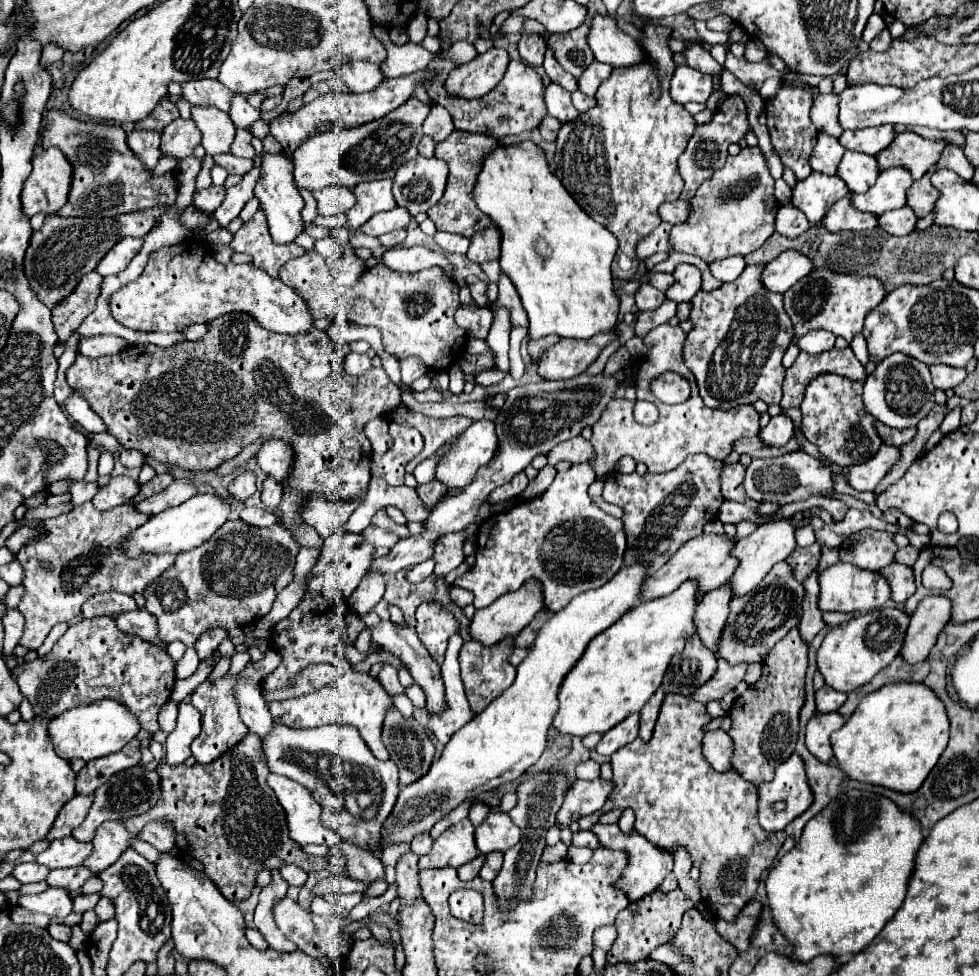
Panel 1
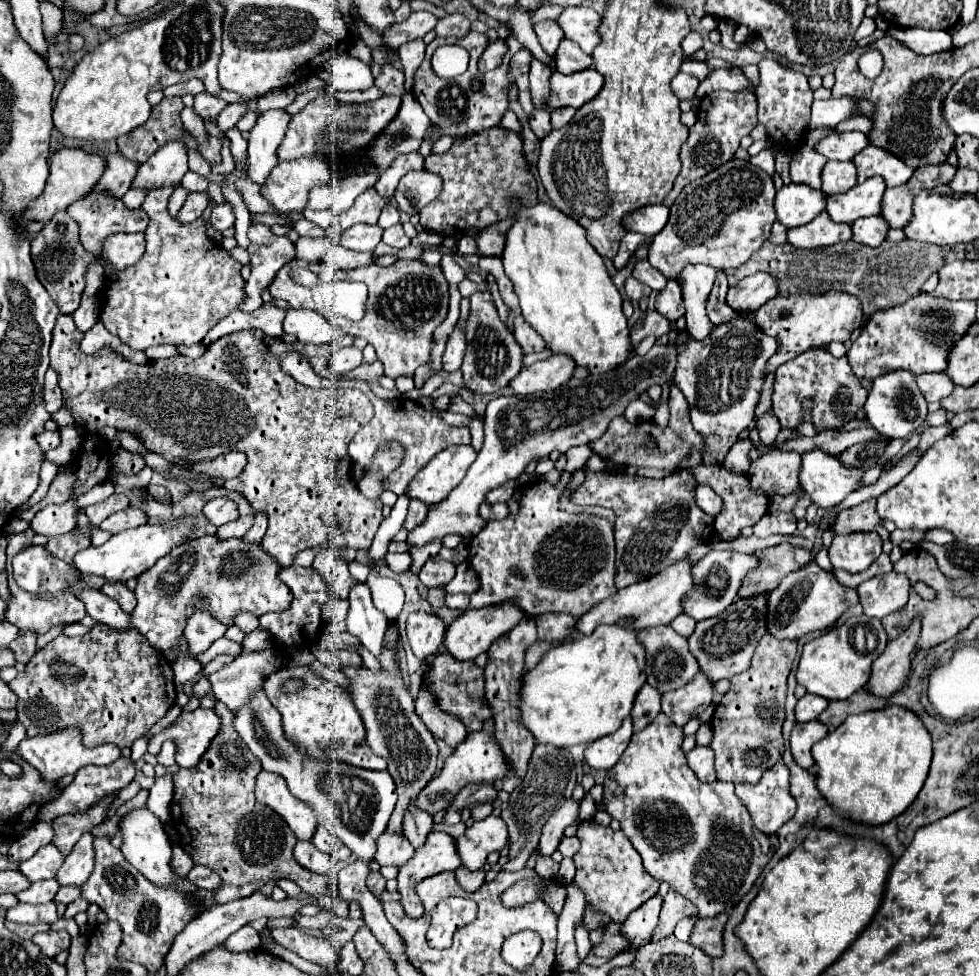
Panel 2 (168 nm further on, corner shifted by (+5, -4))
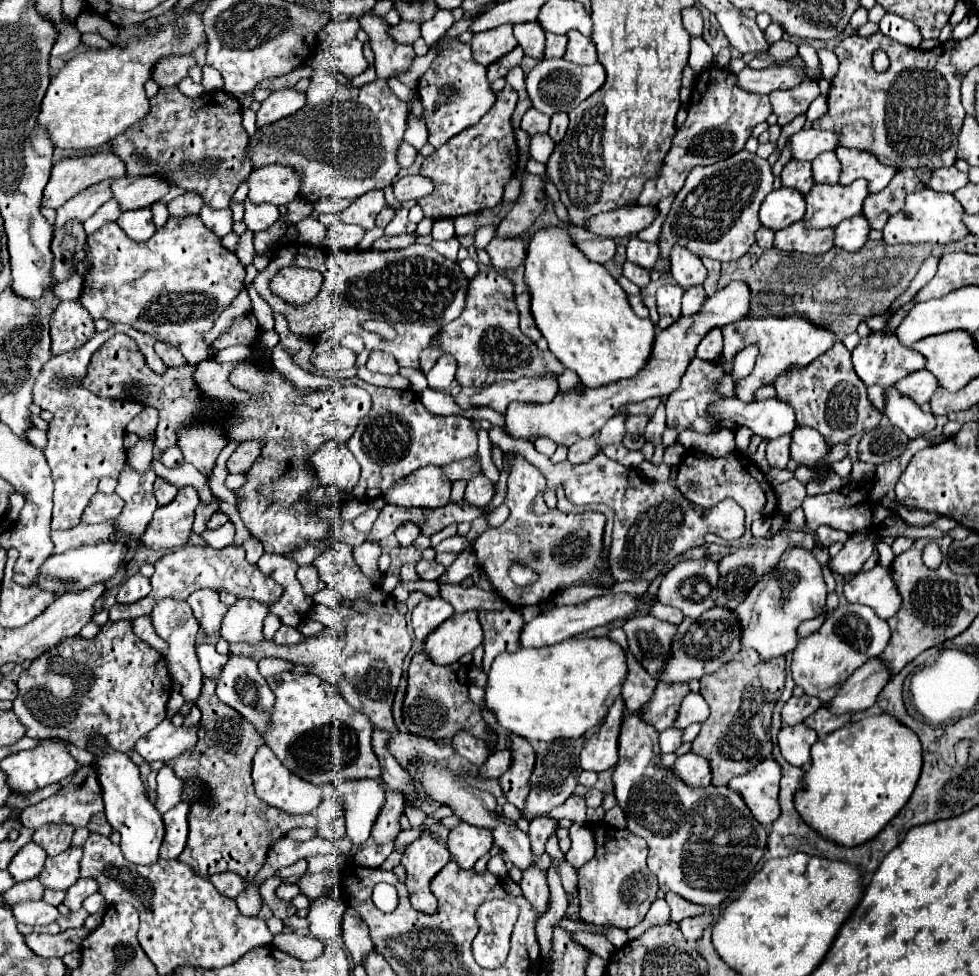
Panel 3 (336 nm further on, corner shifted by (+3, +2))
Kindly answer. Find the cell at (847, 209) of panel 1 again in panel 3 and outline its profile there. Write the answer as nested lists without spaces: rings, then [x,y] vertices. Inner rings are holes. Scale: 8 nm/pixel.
[[[797,222],[791,228],[783,228],[775,234],[775,246],[787,252],[821,254],[833,248],[833,228],[815,230]]]

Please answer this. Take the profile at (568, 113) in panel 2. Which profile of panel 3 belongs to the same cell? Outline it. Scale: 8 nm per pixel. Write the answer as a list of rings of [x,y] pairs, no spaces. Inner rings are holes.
[[[559,112],[559,114],[553,114],[551,116],[551,126],[549,126],[549,134],[555,142],[559,142],[563,136],[565,136],[565,130],[567,130],[567,124],[569,124],[569,118],[565,112]]]

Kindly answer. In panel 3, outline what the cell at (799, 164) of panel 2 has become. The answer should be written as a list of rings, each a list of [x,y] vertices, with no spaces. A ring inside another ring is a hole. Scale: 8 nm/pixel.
[[[789,160],[781,172],[783,186],[797,188],[801,192],[809,192],[813,188],[813,174],[811,174],[811,162],[803,160]]]

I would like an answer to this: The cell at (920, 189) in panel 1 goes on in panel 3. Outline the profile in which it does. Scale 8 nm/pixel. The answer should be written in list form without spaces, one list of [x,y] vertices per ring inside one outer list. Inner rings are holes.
[[[905,168],[893,176],[887,188],[877,194],[869,194],[863,204],[863,216],[869,220],[871,228],[881,230],[893,212],[901,212],[909,192],[917,192],[921,186],[929,184],[931,174],[933,168]]]

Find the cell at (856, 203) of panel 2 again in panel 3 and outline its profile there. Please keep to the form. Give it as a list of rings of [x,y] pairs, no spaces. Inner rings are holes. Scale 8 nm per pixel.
[[[855,180],[849,186],[815,184],[815,188],[805,196],[807,214],[803,220],[809,228],[837,226],[841,220],[861,214],[867,196],[867,180]]]

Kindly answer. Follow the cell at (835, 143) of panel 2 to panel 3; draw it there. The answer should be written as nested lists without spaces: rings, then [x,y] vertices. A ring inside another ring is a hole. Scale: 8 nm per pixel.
[[[799,130],[793,134],[791,140],[791,152],[793,158],[797,160],[815,160],[821,152],[827,150],[837,150],[839,146],[839,136],[837,132],[827,132],[827,130]]]

